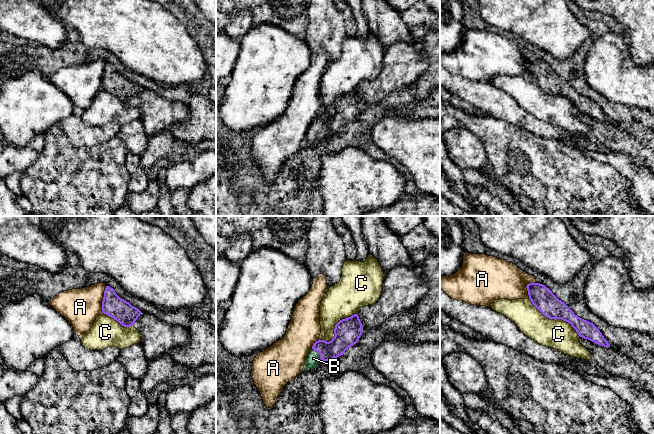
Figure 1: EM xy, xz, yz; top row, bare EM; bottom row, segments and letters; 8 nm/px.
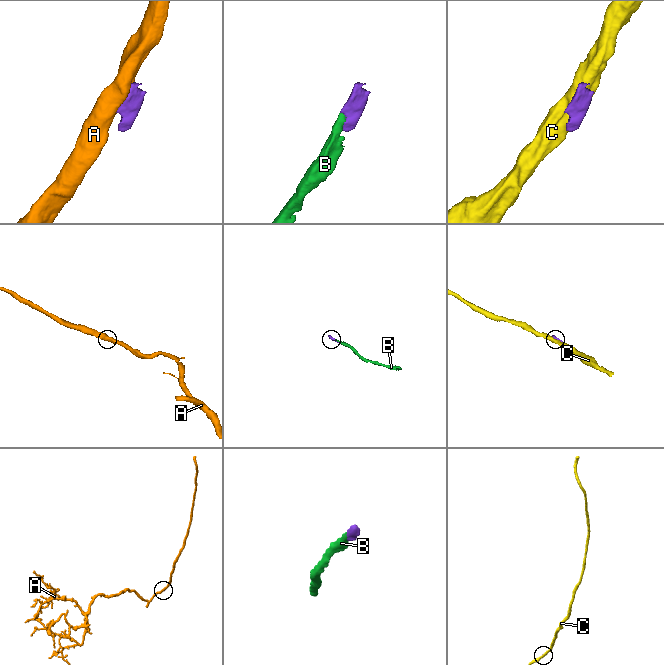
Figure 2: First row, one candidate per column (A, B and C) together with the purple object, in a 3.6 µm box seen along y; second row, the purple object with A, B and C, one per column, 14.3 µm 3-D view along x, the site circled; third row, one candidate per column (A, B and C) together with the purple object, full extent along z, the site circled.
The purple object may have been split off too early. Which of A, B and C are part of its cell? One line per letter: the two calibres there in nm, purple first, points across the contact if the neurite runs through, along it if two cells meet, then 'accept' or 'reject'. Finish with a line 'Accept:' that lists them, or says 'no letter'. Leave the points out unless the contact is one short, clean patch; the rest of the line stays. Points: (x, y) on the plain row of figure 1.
A: 180/300 nm | reject
B: 170/110 nm | across xz (345, 113), (333, 125), (319, 130), (313, 134) | accept
C: 180/240 nm | reject
Accept: B

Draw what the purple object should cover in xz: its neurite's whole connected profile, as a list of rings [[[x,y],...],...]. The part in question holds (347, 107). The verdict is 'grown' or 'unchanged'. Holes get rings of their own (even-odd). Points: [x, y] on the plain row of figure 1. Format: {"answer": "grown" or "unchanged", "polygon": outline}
{"answer": "grown", "polygon": [[[358,90],[340,96],[334,104],[334,114],[327,118],[316,117],[309,127],[303,146],[314,146],[321,137],[337,134],[356,120],[362,111],[363,103]]]}

